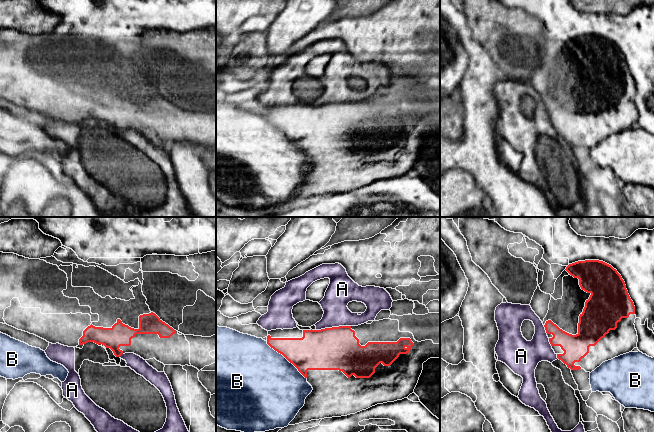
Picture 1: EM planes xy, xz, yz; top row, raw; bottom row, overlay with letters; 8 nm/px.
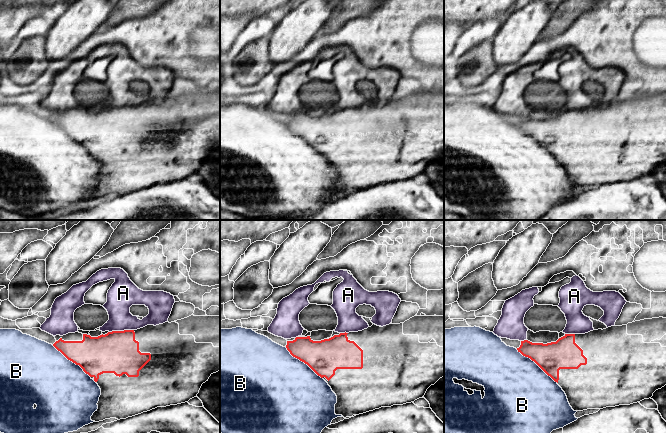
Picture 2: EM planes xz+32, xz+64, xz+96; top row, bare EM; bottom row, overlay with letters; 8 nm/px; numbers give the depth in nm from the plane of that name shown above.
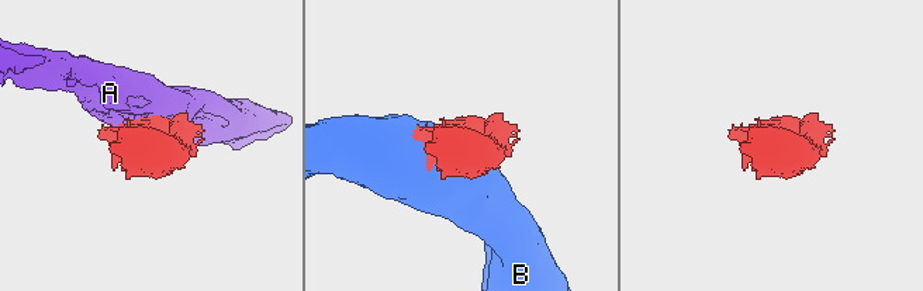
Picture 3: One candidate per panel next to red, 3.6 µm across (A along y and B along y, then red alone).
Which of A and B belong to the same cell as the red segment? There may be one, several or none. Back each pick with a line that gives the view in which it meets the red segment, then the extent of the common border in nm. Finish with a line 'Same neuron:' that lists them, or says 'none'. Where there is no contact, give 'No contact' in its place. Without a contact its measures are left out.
Same neuron: none

